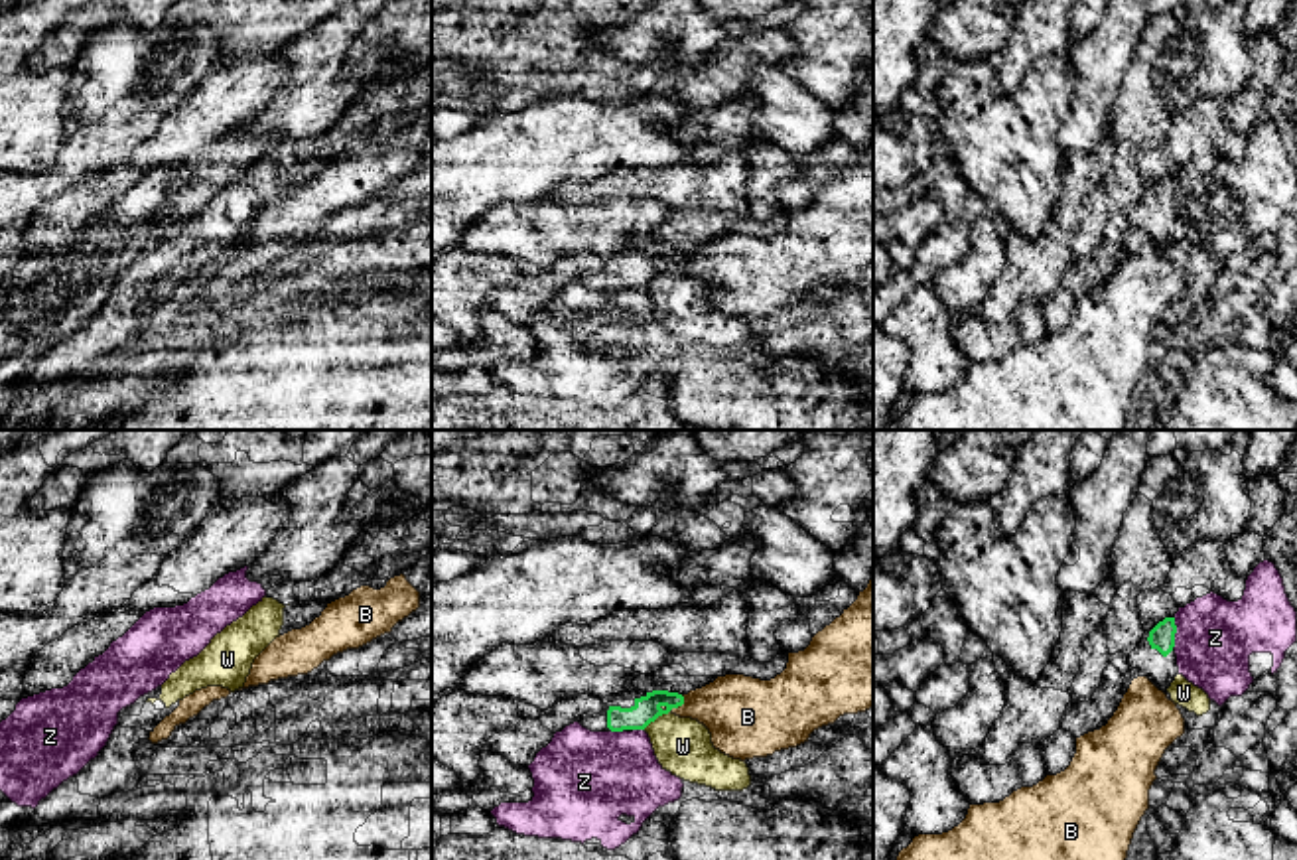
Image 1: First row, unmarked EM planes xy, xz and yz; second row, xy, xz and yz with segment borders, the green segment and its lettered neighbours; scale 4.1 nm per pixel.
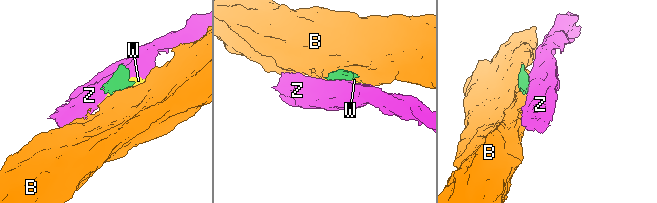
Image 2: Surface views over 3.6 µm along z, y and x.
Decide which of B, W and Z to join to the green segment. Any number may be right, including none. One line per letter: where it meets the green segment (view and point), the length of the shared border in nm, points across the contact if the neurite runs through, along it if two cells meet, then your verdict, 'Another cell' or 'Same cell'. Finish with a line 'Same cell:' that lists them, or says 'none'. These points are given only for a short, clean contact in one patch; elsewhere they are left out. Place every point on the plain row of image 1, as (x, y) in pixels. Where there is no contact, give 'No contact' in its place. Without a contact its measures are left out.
B: Touches green at xz (673, 265). Shared border 120 nm. Boundary: xz (684, 255), (681, 263), (669, 269), (659, 265). Another cell
W: Touches green at xz (655, 277). Shared border 130 nm. Boundary: xz (669, 269), (643, 286). Another cell
Z: Touches green at yz (1175, 190). Shared border 130 nm. Boundary: yz (1175, 176), (1175, 202), (1171, 206). Another cell
Same cell: none

